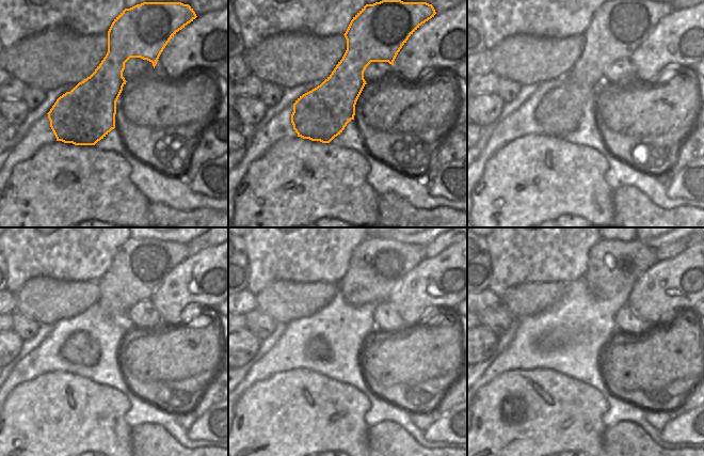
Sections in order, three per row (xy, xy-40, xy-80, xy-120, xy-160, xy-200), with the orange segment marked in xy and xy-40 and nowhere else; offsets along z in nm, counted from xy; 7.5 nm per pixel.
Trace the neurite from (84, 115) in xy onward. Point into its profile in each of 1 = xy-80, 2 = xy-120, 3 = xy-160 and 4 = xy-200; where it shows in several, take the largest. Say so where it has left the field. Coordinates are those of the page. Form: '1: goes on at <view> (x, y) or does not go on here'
1: goes on at xy-80 (619, 27)
2: goes on at xy-120 (139, 267)
3: goes on at xy-160 (378, 266)
4: goes on at xy-200 (613, 265)

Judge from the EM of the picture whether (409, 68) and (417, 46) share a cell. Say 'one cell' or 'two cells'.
one cell

